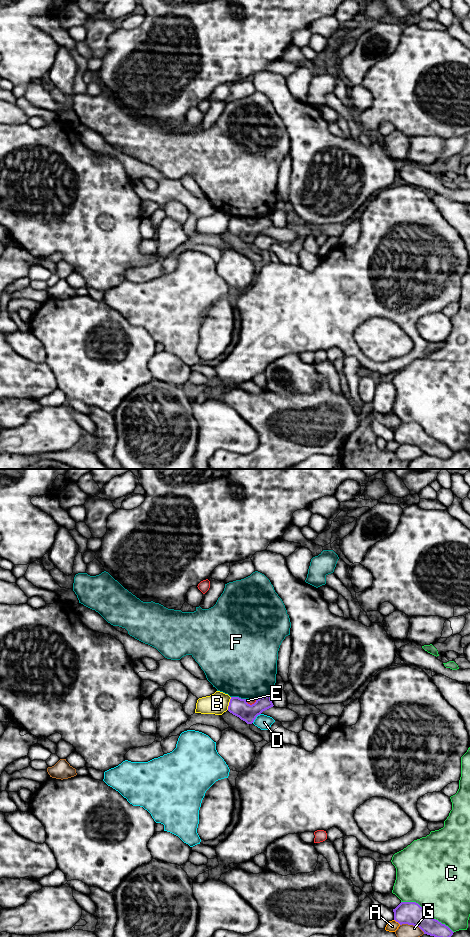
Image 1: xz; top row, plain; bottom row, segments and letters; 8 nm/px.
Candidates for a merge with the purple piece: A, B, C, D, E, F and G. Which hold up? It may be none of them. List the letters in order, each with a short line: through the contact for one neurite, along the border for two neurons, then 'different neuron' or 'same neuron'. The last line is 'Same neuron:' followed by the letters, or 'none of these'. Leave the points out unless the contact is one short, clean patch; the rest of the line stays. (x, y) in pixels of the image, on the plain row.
A: different neuron
B: different neuron
C: different neuron
D: different neuron
E: line xz (245, 219), (250, 224), (256, 221); different neuron
F: different neuron
G: different neuron
Same neuron: none of these

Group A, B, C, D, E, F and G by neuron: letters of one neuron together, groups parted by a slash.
A / B / C / D / E / F / G

